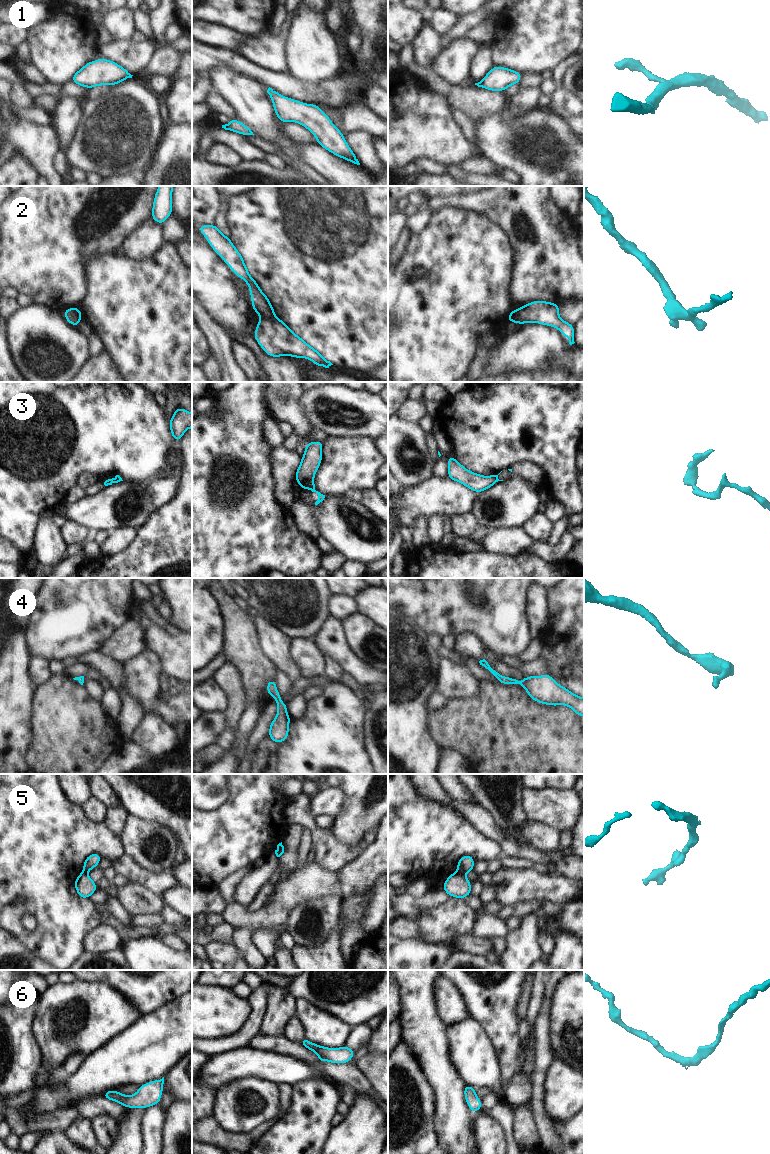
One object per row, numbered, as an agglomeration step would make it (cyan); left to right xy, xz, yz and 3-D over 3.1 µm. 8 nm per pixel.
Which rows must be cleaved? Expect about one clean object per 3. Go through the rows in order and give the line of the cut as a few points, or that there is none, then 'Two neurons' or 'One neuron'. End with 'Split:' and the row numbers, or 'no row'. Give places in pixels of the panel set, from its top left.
1: No split. One neuron
2: Split along xz (274, 315), (269, 318), (261, 318). Two neurons
3: Split along xz (314, 489), (311, 490). Two neurons
4: No split. One neuron
5: Split along yz (457, 871), (463, 874). Two neurons
6: No split. One neuron
Split: 2, 3, 5

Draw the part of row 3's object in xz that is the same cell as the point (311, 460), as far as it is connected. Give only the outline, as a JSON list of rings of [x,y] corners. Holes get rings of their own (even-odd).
[[[321,441],[306,444],[304,455],[295,473],[295,479],[303,489],[315,490],[314,477],[323,459],[321,454],[323,444]]]

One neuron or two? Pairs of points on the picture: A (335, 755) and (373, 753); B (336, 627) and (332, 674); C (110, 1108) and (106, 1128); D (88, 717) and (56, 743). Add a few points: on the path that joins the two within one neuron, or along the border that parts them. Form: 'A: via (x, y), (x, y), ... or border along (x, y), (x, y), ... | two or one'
A: border along (362, 730), (363, 746), (371, 763) | two
B: border along (323, 653), (326, 653), (343, 672) | two
C: border along (91, 1120), (97, 1116), (109, 1115), (117, 1122) | two
D: via (80, 721), (64, 735) | one

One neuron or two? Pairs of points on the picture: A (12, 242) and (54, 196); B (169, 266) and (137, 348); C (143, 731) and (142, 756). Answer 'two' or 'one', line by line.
A: one
B: one
C: two

